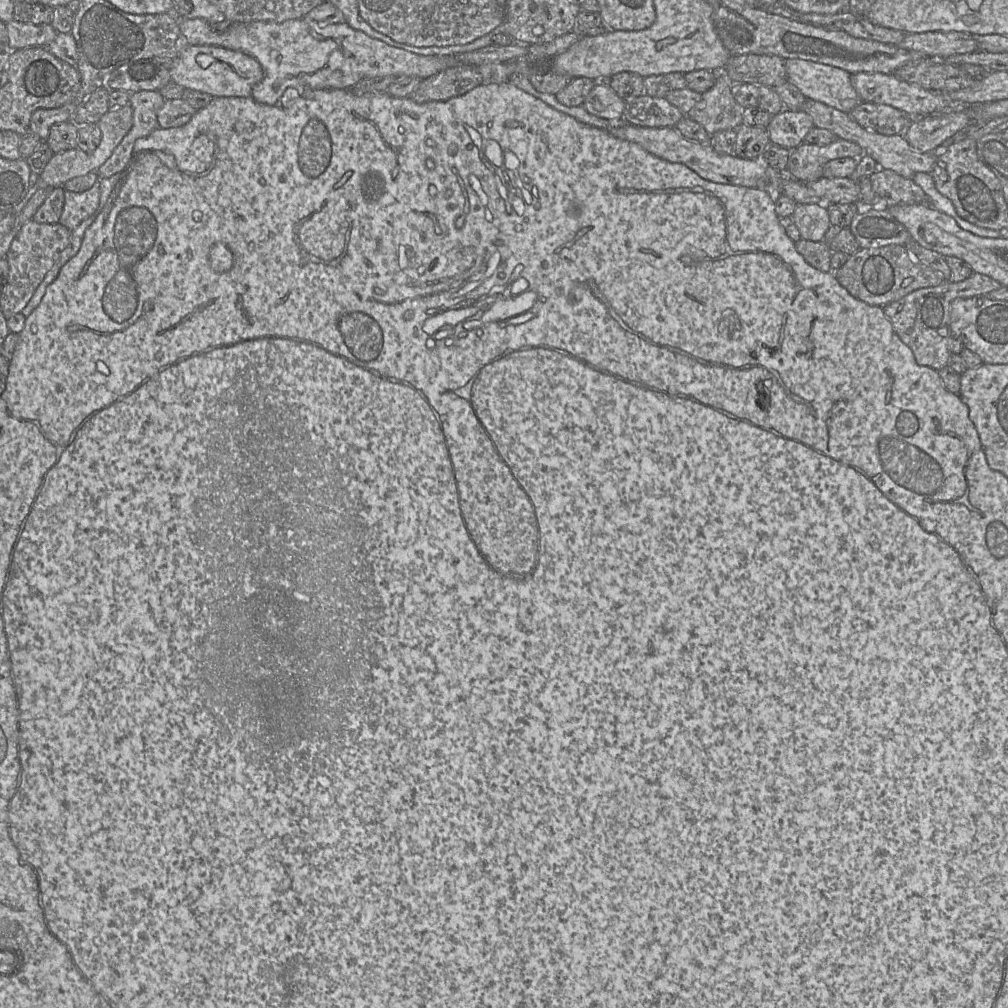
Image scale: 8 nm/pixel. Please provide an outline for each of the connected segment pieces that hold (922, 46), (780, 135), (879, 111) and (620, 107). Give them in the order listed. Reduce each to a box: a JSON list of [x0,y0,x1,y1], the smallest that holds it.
[[897,31,978,60],[767,108,814,149],[849,102,909,135],[582,81,625,119]]

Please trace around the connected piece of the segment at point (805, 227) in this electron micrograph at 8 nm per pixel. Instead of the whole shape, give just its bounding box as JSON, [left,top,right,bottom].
[791,203,831,242]

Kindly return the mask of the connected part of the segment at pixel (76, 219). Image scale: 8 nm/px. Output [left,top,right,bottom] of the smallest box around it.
[59,182,100,231]

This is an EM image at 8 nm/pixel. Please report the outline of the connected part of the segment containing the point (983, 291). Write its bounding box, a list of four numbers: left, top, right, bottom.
[883,273,1001,371]

